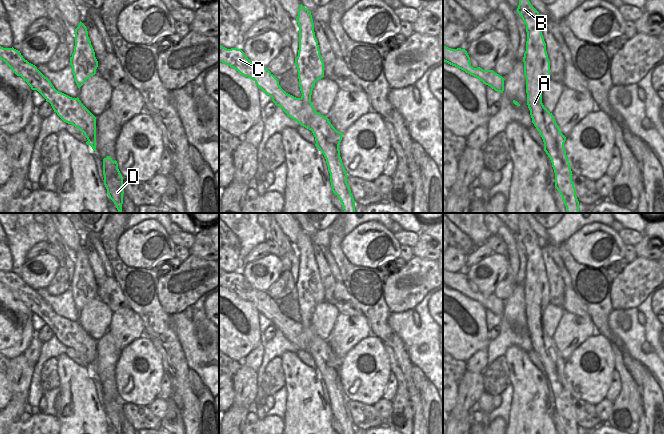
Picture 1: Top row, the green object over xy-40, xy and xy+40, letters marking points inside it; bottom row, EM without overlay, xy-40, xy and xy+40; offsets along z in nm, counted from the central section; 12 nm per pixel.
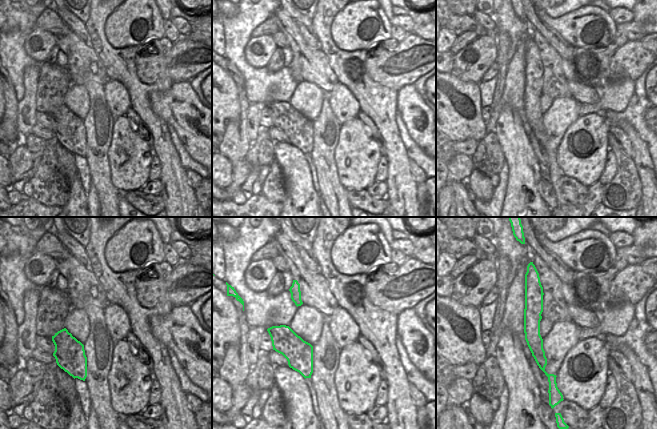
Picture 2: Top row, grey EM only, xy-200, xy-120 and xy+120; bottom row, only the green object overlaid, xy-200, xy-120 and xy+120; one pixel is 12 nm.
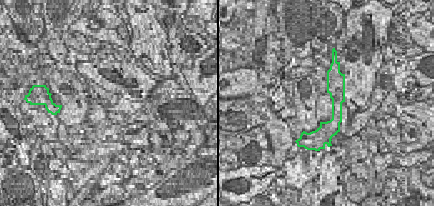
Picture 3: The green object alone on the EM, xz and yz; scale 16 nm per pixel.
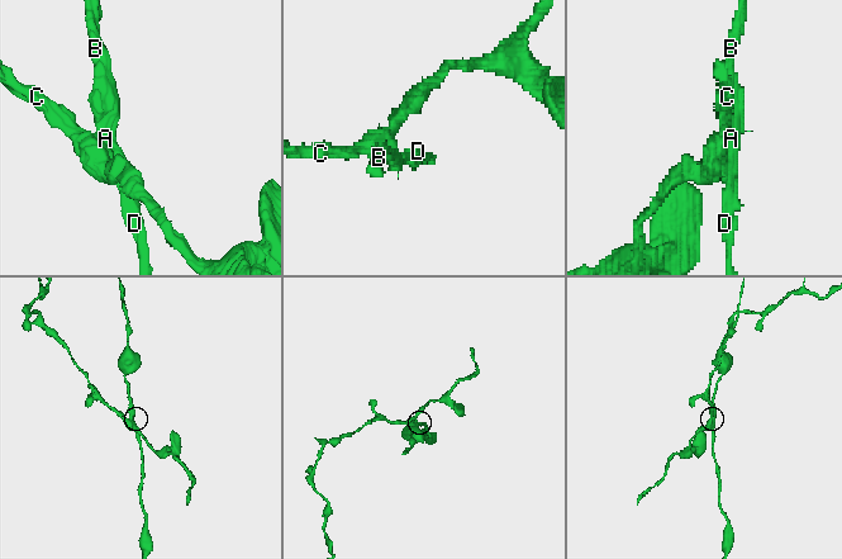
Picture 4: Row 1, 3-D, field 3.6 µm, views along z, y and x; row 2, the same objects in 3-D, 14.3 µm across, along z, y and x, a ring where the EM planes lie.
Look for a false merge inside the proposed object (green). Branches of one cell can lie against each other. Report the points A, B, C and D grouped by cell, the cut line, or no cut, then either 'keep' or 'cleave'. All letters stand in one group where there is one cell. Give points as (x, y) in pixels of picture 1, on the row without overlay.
A B D / C | xy (315, 335), (311, 343), (311, 354), (315, 362) | cleave

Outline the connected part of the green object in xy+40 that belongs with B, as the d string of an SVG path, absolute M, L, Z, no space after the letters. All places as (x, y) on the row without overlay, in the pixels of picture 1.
M519 214L518 220L519 229L516 235L524 245L527 256L523 286L527 329L532 347L543 363L544 375L550 382L555 397L555 412L559 415L566 434L579 434L579 425L572 405L573 398L564 372L566 361L561 357L552 337L542 327L542 315L550 303L550 285L542 259L542 245L539 236L522 214Z

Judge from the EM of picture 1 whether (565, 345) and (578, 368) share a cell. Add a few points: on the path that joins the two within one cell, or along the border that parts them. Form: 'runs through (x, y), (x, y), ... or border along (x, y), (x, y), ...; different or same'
border along (588, 338), (574, 350), (566, 361); different

